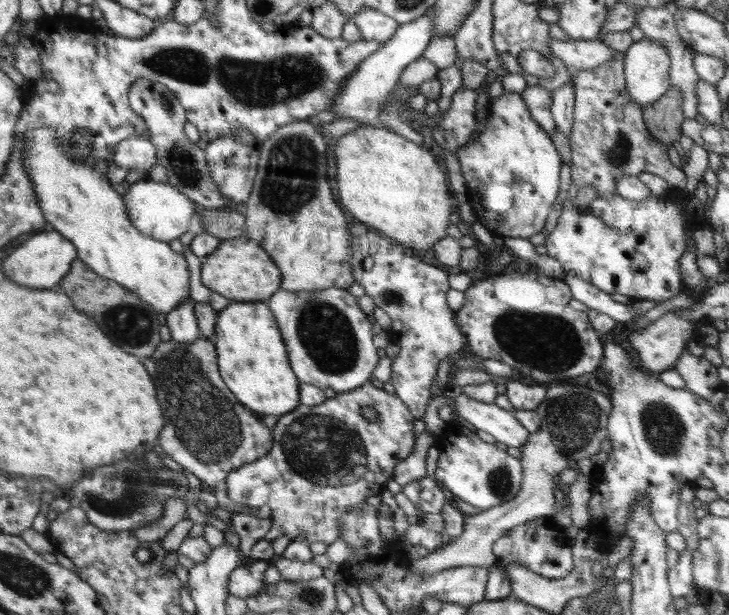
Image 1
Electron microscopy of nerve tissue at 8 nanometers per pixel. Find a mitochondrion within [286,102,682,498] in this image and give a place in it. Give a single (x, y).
(548, 341)

